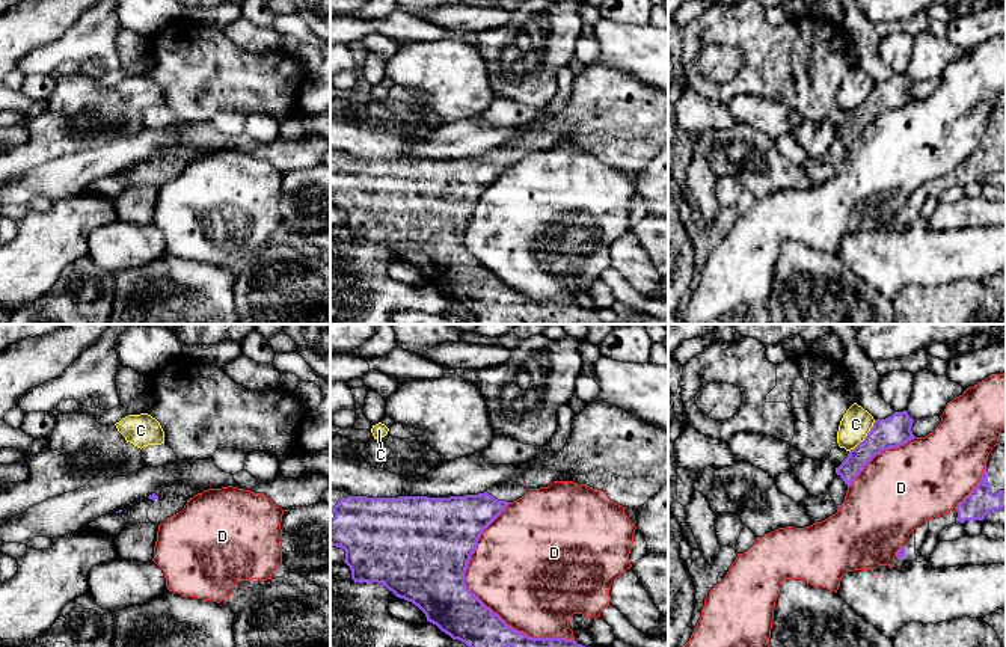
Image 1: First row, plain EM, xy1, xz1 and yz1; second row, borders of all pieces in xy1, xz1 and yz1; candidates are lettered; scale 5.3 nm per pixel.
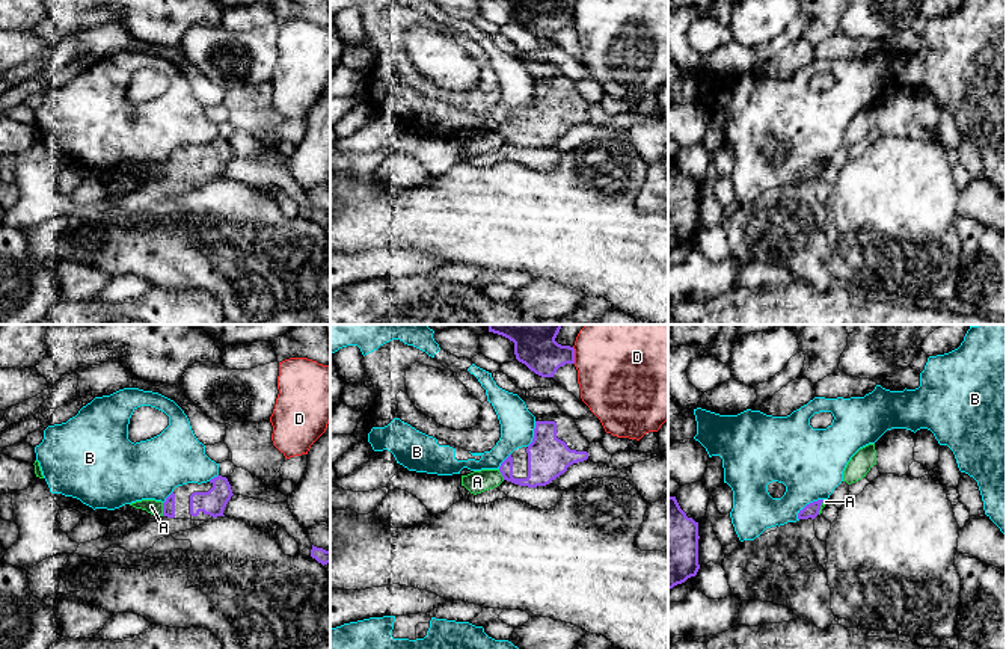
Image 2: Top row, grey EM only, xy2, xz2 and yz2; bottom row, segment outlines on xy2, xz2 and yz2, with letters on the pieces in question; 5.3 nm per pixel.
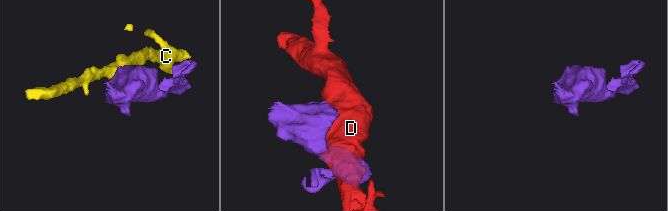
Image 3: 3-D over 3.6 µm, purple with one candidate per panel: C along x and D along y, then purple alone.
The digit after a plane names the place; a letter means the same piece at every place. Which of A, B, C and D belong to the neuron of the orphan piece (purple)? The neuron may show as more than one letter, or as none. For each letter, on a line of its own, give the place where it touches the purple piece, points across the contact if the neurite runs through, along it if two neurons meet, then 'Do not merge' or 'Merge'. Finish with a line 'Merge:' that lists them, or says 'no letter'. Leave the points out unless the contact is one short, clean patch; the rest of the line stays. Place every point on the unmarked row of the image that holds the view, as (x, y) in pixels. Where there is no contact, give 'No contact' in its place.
A: Touches purple at xy2 (163, 171). Boundary: xy2 (162, 165), (163, 177). Do not merge
B: Touches purple at yz2 (810, 165). Do not merge
C: Touches purple at yz1 (864, 100). Boundary: yz1 (875, 83), (867, 97), (849, 113). Do not merge
D: Touches purple at xz1 (477, 260). Do not merge
Merge: no letter

